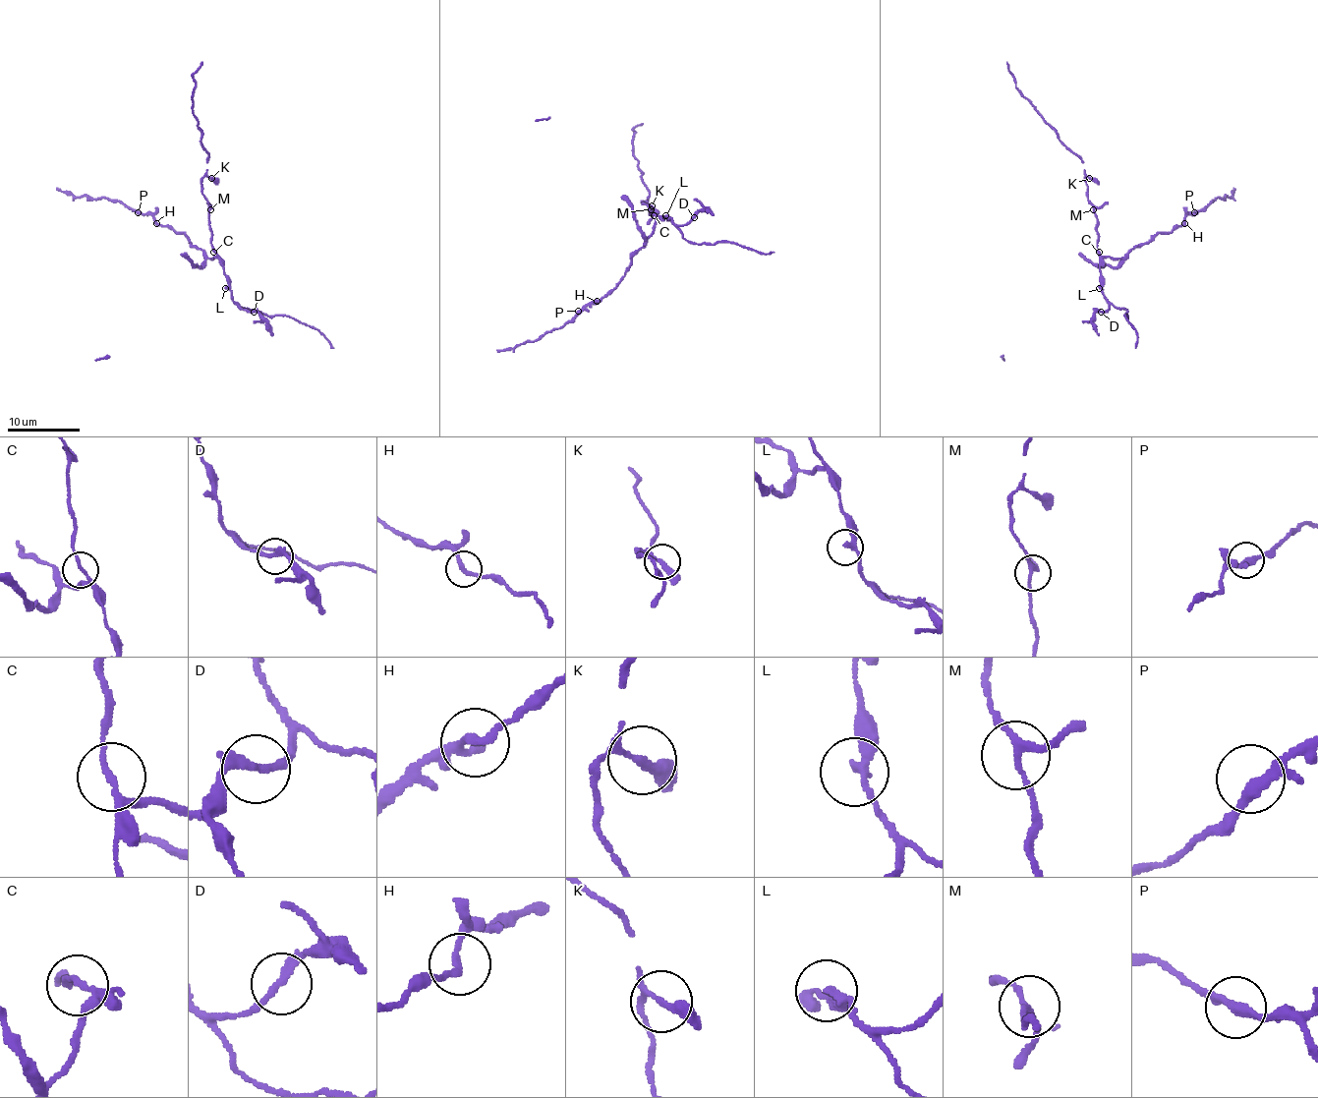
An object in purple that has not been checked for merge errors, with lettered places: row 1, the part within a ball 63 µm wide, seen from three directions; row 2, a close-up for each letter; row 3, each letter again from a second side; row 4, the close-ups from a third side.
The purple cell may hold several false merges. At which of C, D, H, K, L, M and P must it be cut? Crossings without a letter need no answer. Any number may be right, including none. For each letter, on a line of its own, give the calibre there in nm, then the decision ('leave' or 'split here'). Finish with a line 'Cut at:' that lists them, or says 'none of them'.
C: 130 nm | leave
D: 170 nm | leave
H: 190 nm | leave
K: 200 nm | leave
L: 240 nm | leave
M: 170 nm | leave
P: 240 nm | leave
Cut at: none of them

